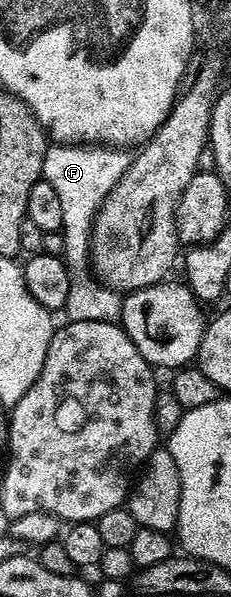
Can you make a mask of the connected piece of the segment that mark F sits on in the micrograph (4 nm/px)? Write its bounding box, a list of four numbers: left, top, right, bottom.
[42,143,131,322]

